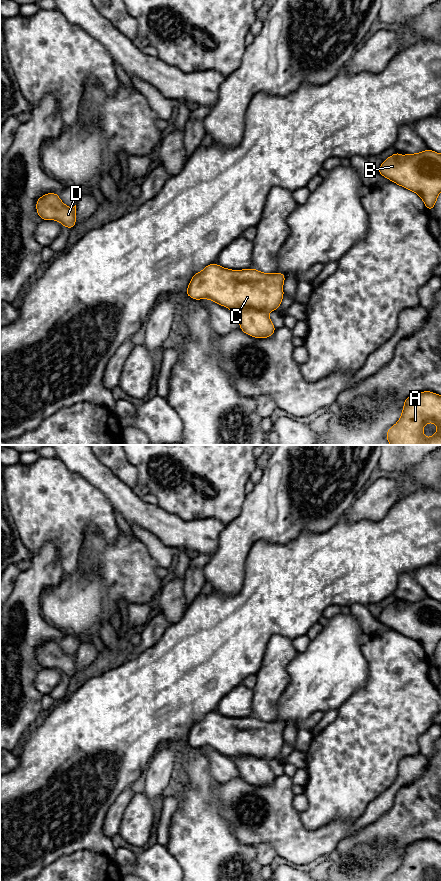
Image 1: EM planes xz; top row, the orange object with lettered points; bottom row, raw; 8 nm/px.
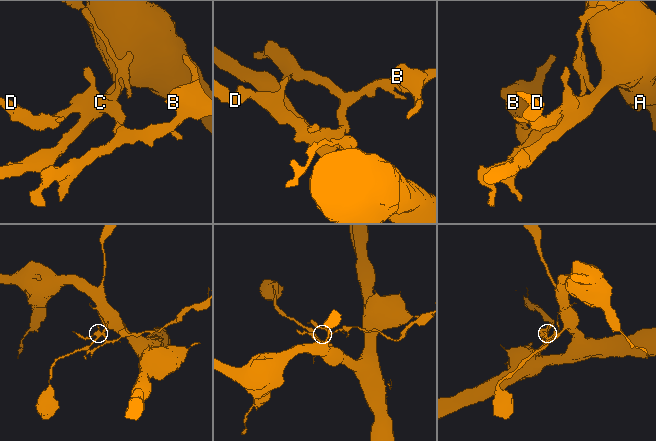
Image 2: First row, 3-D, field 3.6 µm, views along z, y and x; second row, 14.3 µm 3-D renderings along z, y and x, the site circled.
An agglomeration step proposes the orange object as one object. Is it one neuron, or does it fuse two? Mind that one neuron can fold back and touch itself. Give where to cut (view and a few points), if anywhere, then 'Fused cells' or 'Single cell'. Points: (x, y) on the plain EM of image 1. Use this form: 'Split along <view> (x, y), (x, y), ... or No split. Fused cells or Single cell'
Split along xz (231, 756), (257, 756), (267, 759). Fused cells

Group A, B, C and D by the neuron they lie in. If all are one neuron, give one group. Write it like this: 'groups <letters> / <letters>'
groups A / B C D

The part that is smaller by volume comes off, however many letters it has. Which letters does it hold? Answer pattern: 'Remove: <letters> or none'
Remove: B, C, D

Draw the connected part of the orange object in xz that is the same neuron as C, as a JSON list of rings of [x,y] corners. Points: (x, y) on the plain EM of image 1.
[[[213,711],[193,723],[185,743],[194,748],[210,747],[228,757],[275,759],[284,744],[285,726],[283,721],[230,718]]]

